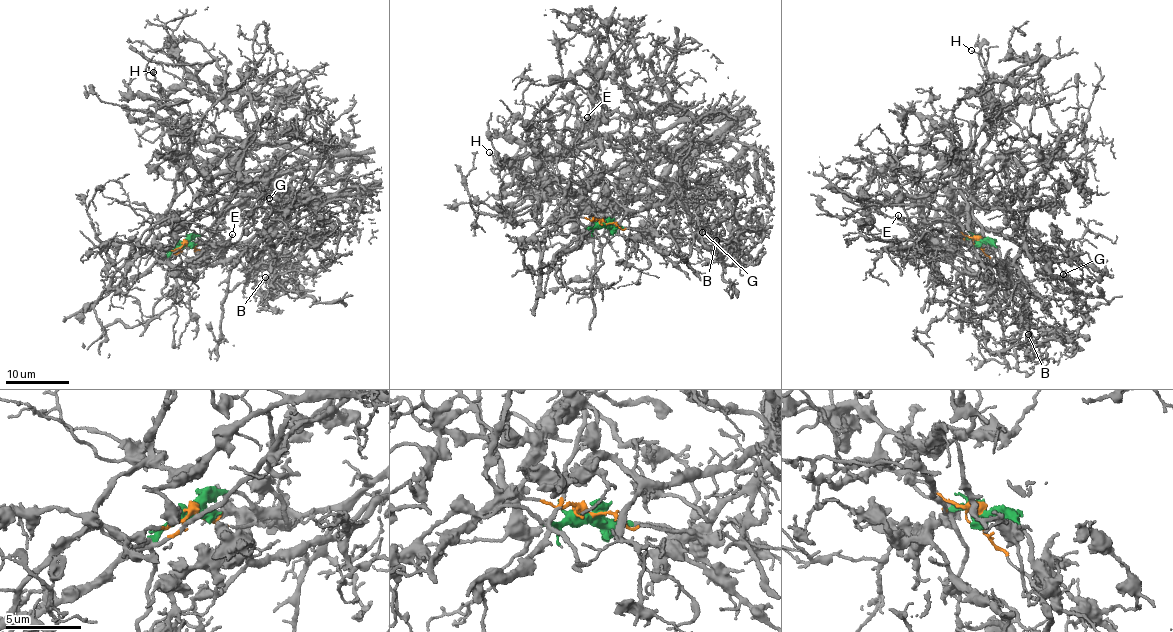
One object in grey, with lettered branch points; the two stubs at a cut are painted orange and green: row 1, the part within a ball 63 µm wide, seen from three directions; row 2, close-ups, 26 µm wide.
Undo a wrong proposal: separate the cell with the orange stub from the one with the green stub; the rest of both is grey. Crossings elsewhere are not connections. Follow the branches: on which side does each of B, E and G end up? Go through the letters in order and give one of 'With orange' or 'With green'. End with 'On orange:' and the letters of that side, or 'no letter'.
B: With green
E: With orange
G: With green
On orange: E

